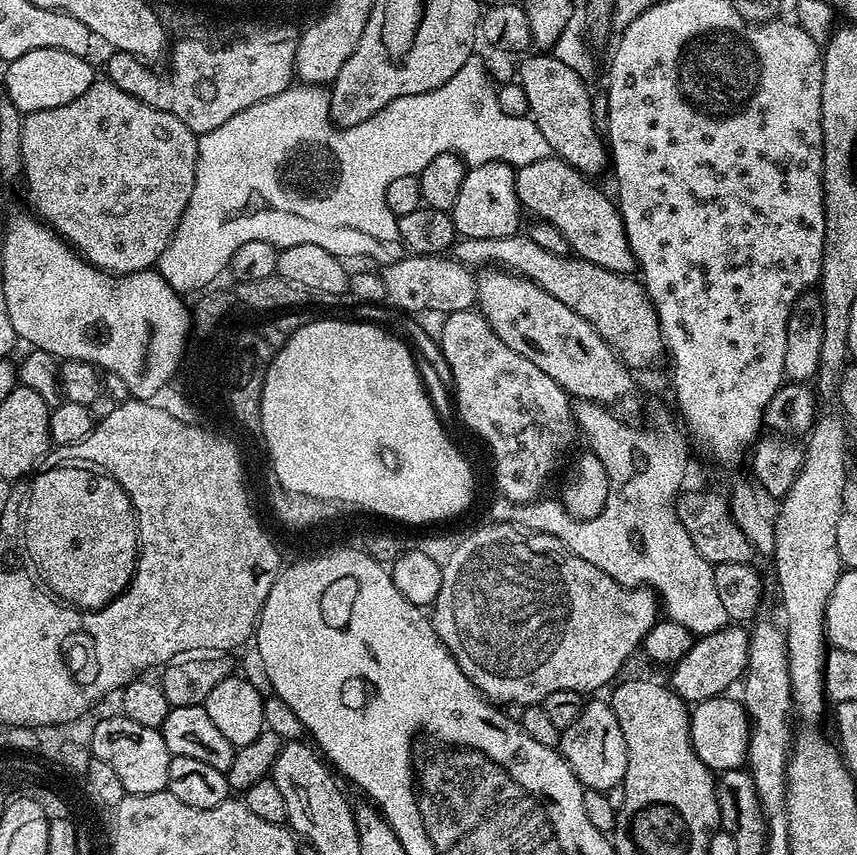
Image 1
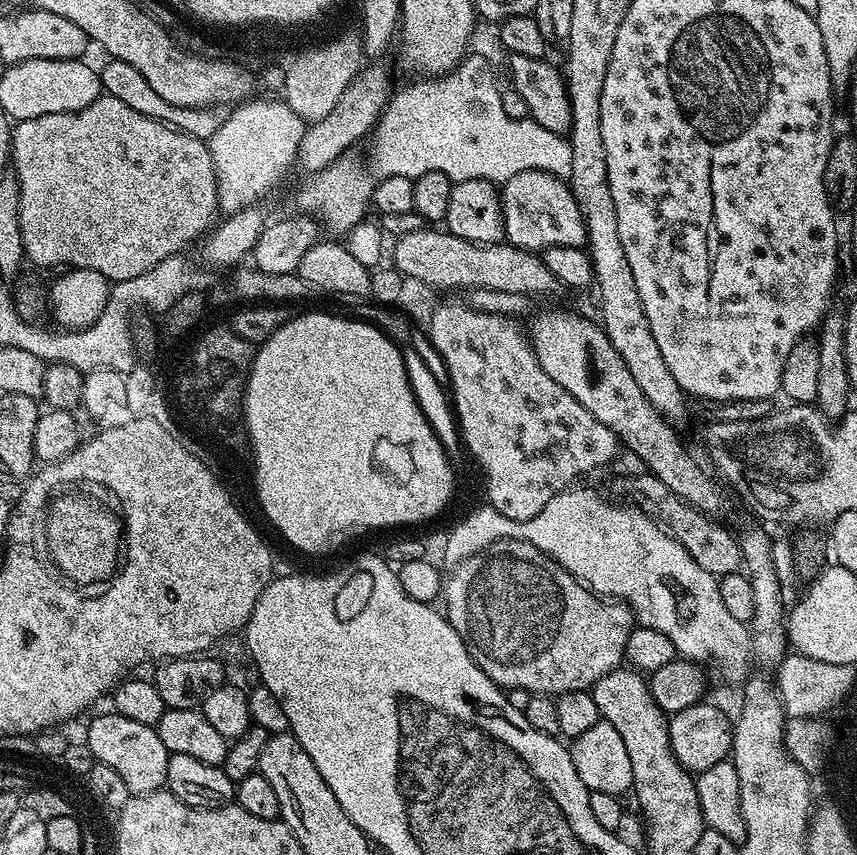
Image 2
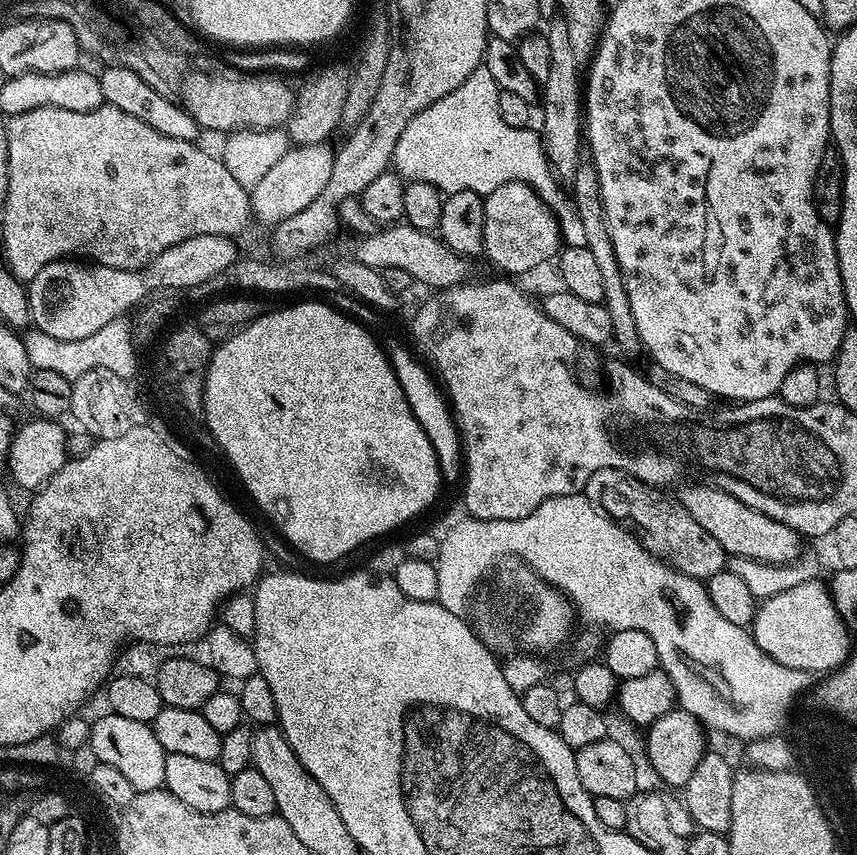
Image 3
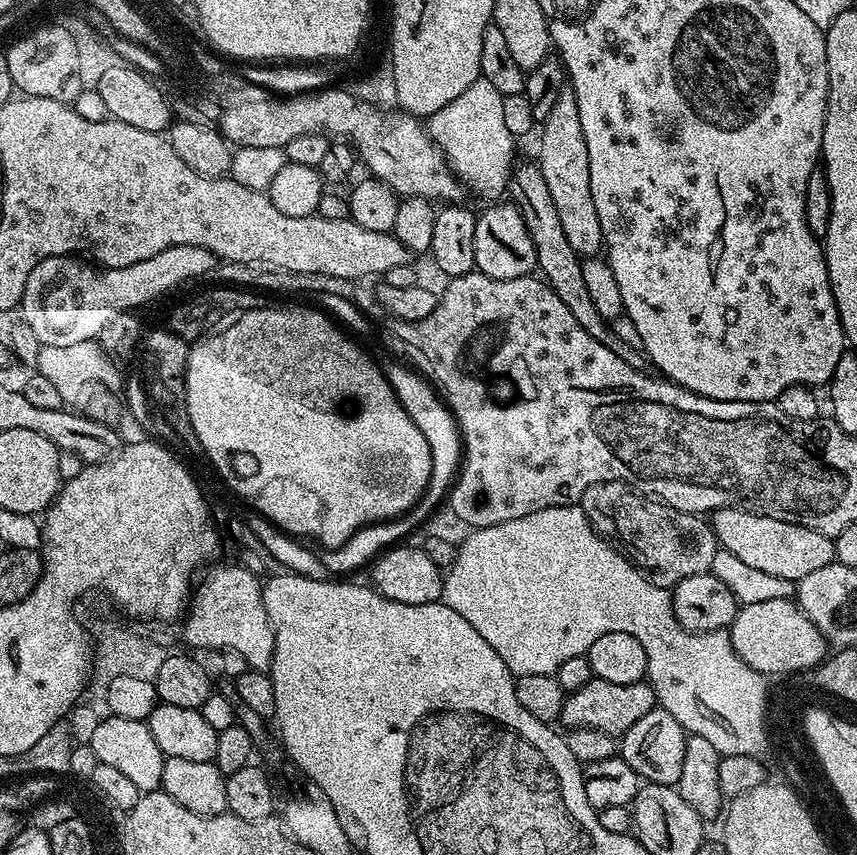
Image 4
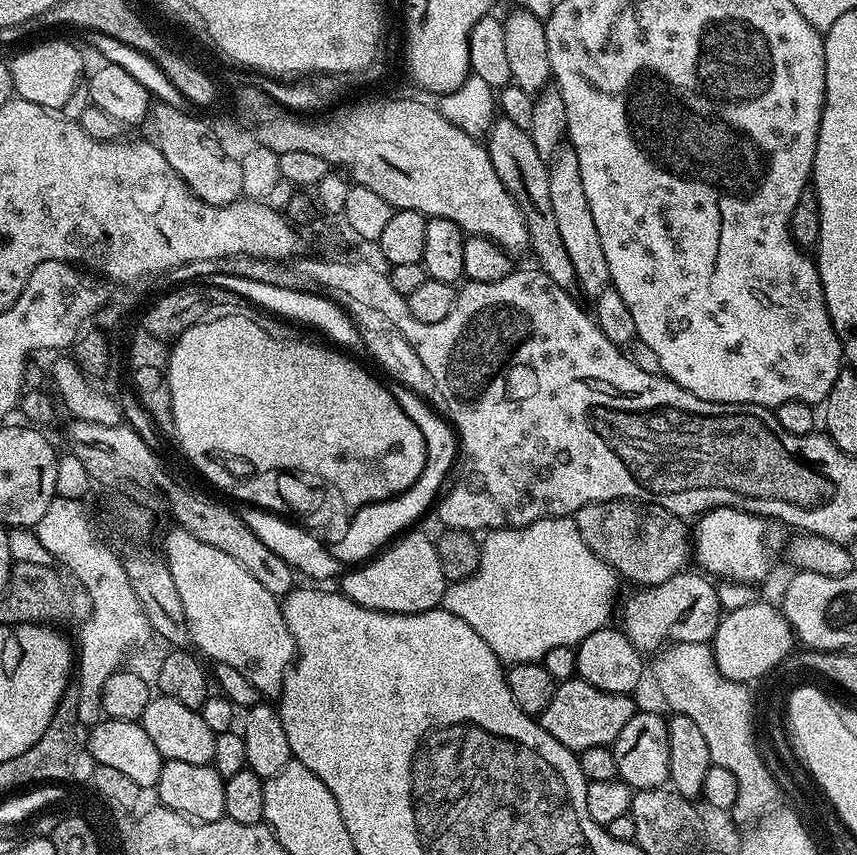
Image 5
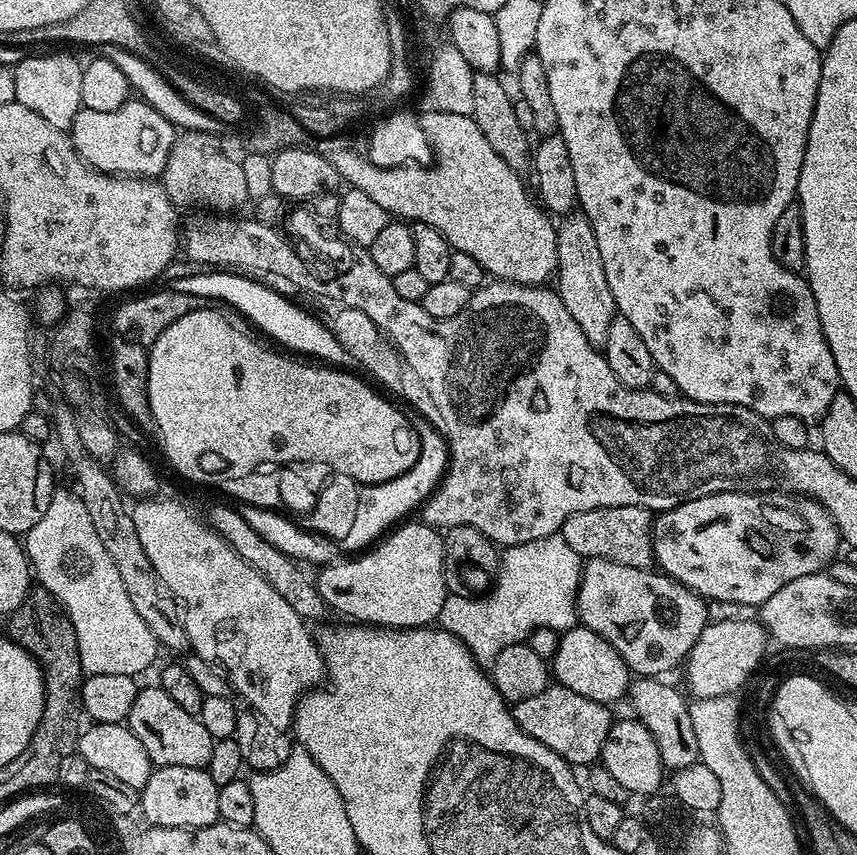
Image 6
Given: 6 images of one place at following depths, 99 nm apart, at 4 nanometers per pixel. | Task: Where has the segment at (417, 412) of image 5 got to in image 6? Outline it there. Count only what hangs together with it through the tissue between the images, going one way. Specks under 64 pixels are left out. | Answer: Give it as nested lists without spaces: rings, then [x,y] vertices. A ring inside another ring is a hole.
[[[423,416],[411,417],[412,426],[419,436],[418,462],[398,478],[388,482],[369,484],[359,489],[356,511],[350,531],[340,542],[341,549],[348,554],[365,551],[377,543],[392,527],[403,521],[414,508],[419,509],[425,500],[439,487],[448,466],[447,440]]]

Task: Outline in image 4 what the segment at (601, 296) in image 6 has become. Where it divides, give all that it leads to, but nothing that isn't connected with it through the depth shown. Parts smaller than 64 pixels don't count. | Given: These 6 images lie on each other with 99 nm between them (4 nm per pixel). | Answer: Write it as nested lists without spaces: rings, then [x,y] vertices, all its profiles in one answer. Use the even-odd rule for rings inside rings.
[[[566,86],[560,91],[558,102],[554,102],[550,114],[539,128],[538,167],[549,187],[555,209],[558,210],[563,233],[570,246],[581,257],[595,257],[601,251],[604,235],[598,222],[598,210],[594,210],[594,198],[590,194],[590,154],[586,154],[586,138],[582,138],[582,122],[578,122],[578,102],[571,87]]]

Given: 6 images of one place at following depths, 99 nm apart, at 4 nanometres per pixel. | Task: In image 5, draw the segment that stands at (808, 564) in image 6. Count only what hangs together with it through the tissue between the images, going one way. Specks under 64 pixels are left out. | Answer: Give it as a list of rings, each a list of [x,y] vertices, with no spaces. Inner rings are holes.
[[[712,508],[703,513],[695,524],[690,532],[690,552],[695,563],[696,560],[700,563],[699,571],[712,578],[737,580],[743,584],[755,585],[756,580],[767,578],[776,555],[779,552],[781,555],[786,538],[785,529],[779,523],[737,508]]]

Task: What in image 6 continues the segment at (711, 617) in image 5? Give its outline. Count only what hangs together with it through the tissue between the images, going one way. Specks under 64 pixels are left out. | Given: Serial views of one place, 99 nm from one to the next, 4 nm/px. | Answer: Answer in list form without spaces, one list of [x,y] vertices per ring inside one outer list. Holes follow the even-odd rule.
[[[588,560],[583,565],[576,591],[576,615],[583,627],[602,634],[622,654],[629,672],[640,678],[660,678],[671,668],[679,669],[687,661],[694,642],[698,642],[698,634],[709,624],[707,603],[694,590],[659,570],[622,566],[609,560]]]

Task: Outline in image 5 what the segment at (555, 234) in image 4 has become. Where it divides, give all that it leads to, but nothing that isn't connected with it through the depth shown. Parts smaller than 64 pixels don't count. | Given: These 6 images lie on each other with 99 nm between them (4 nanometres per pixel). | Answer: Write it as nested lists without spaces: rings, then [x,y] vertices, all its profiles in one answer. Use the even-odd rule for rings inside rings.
[[[503,116],[493,119],[486,133],[486,147],[492,165],[507,190],[515,198],[523,216],[528,223],[530,248],[535,252],[537,267],[540,267],[548,278],[557,282],[562,289],[571,291],[576,288],[576,275],[571,265],[566,246],[562,243],[562,234],[558,231],[554,208],[550,199],[550,182],[547,161],[541,158],[534,147],[527,129],[516,126],[514,122]]]

